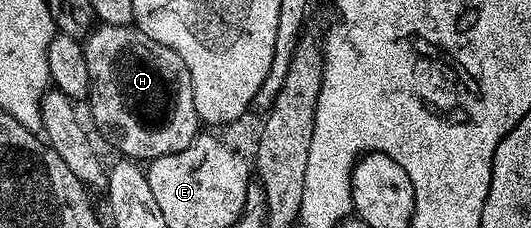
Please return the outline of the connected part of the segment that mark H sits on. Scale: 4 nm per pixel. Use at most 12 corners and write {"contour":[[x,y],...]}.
{"contour":[[134,24],[82,42],[91,121],[124,158],[201,132],[185,59]]}

